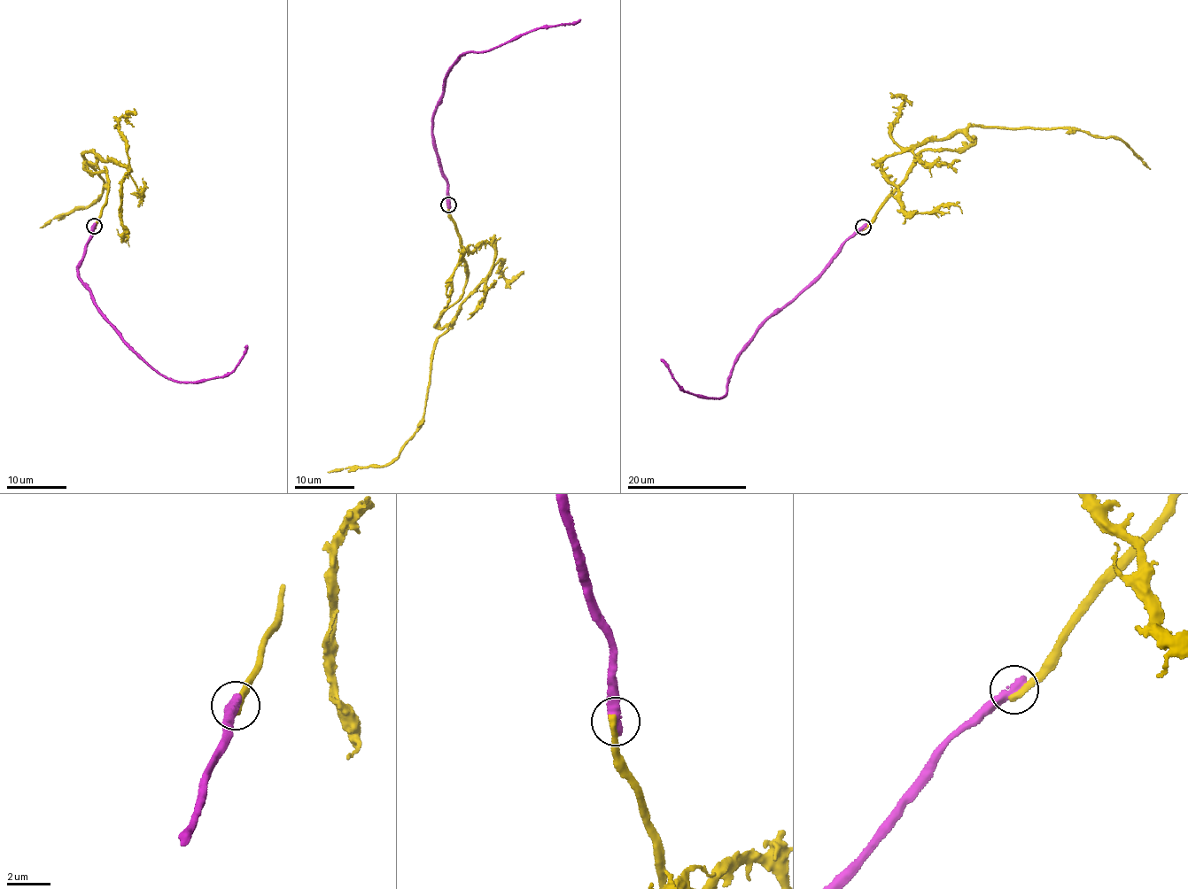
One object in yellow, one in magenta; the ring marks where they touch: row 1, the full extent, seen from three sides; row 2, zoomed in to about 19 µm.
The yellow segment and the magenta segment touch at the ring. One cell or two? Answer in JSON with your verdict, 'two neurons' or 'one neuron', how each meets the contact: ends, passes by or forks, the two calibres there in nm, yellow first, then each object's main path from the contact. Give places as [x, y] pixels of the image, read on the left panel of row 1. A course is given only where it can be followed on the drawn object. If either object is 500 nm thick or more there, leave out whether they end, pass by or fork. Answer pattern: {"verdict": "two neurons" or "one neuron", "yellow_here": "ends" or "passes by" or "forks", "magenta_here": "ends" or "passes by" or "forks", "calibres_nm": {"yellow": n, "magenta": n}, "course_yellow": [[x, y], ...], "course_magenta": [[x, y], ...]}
{"verdict": "two neurons", "calibres_nm": {"yellow": 320, "magenta": 550}, "course_yellow": [[94, 227], [107, 173], [90, 173], [84, 166], [97, 160], [87, 152], [106, 184], [101, 198], [39, 228]], "course_magenta": [[94, 226], [77, 266], [78, 276], [118, 336], [162, 374], [181, 382], [196, 382], [229, 375], [247, 345]]}

